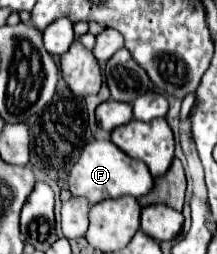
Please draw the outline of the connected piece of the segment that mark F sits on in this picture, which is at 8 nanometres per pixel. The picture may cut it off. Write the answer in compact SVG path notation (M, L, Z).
M93 140L83 150L79 160L69 172L69 192L73 196L85 196L91 204L97 204L105 198L119 198L119 196L143 196L153 188L153 176L149 168L131 156L125 156L111 140Z

